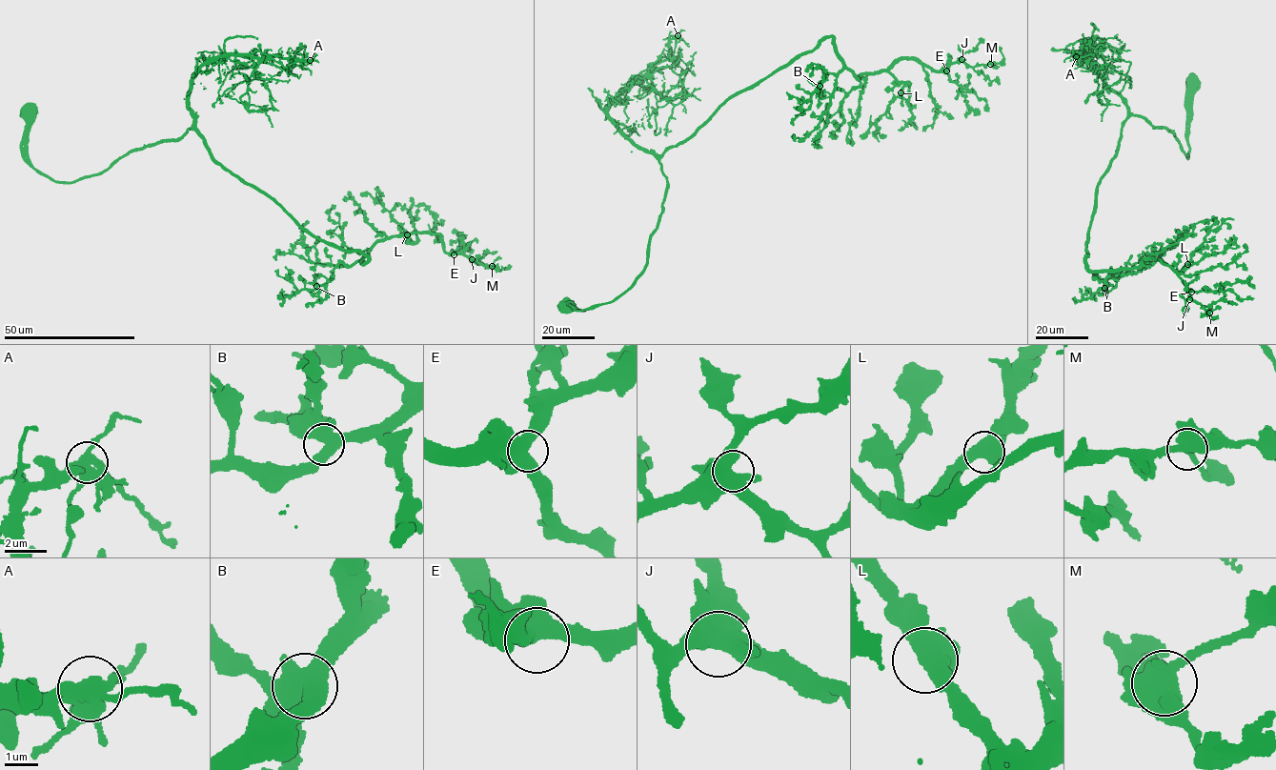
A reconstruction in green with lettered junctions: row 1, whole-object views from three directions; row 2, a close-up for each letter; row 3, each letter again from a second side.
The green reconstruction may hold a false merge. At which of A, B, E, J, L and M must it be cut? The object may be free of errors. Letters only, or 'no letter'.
A

